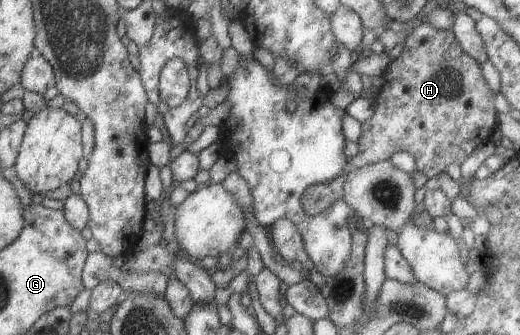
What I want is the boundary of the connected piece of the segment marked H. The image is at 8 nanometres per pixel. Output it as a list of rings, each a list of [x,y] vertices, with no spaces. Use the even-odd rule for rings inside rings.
[[[427,20],[416,29],[412,29],[404,41],[404,47],[394,61],[386,64],[385,85],[378,89],[374,99],[373,113],[370,119],[361,123],[362,135],[358,137],[358,153],[349,158],[349,165],[336,179],[326,183],[310,185],[300,197],[302,209],[308,215],[316,215],[326,209],[328,203],[343,199],[343,182],[350,168],[389,160],[390,155],[404,151],[416,163],[416,170],[431,179],[446,171],[450,163],[461,164],[479,144],[486,144],[497,125],[497,115],[493,107],[495,94],[483,79],[480,65],[466,55],[456,42],[452,31],[434,28]]]

